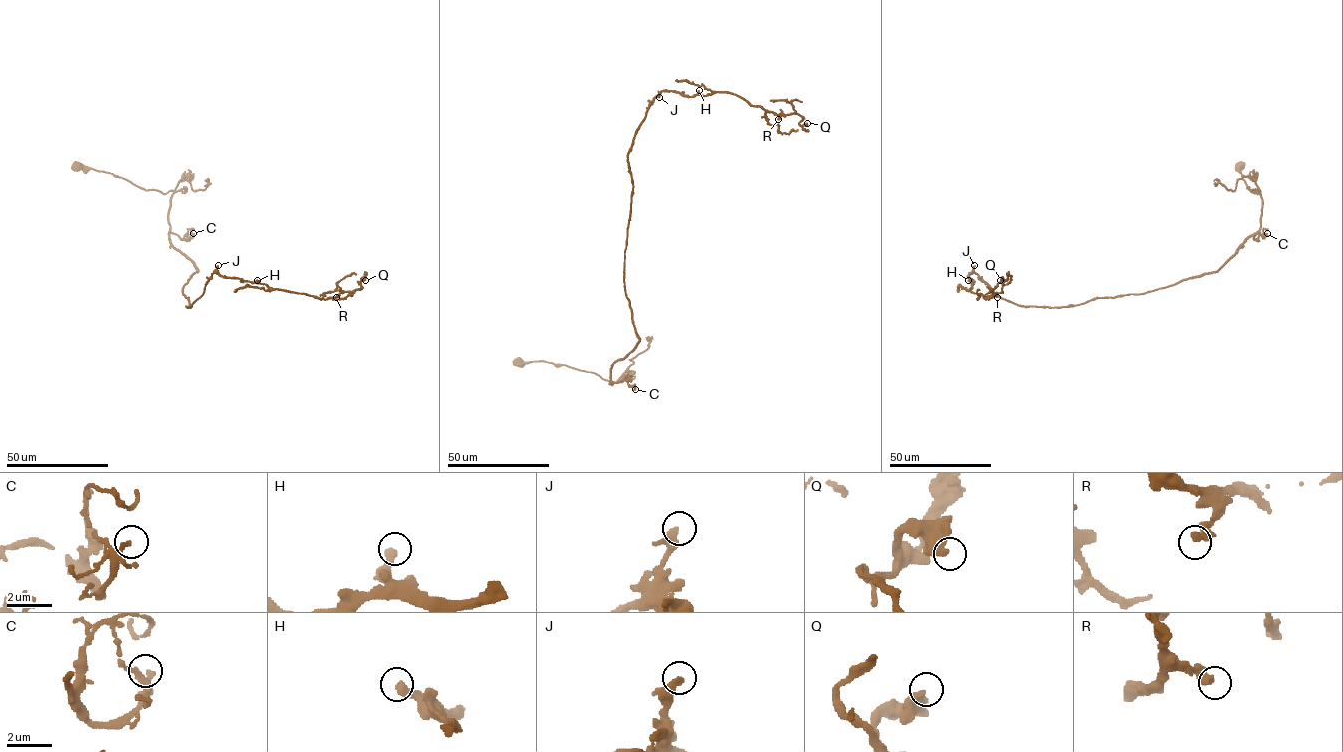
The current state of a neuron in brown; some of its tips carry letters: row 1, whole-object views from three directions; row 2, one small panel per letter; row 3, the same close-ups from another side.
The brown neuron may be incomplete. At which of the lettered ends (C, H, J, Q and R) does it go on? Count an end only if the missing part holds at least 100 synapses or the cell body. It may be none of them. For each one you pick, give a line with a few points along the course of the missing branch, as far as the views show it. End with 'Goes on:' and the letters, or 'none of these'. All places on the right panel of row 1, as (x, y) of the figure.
J: Course of what is missing: (974, 265), (995, 227), (1050, 162), (1049, 149), (1060, 139), (1059, 133), (1054, 134)
Goes on: J

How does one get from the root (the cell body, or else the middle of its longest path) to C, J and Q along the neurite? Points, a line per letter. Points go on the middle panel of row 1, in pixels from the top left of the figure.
C: (518, 361), (567, 365), (595, 372), (615, 382), (612, 385), (625, 376), (635, 389)
J: (518, 361), (567, 365), (612, 385), (611, 366), (639, 341), (624, 281), (633, 190), (627, 153), (659, 97)
Q: (518, 361), (612, 385), (611, 366), (639, 341), (624, 281), (627, 153), (661, 91), (726, 92), (807, 123)

